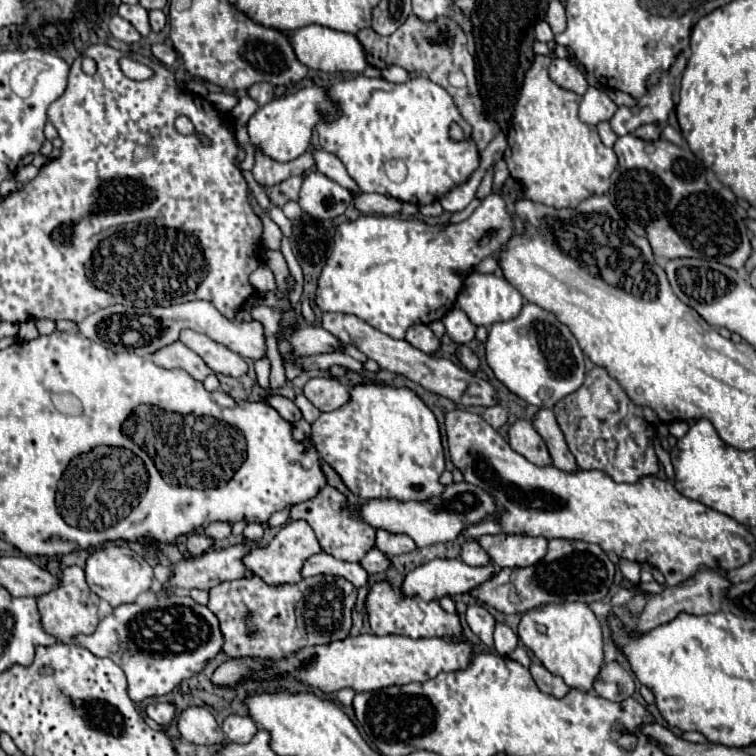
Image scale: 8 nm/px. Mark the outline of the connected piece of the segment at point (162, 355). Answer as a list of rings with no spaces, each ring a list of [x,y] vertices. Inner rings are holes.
[[[173,342],[161,348],[159,352],[153,354],[153,362],[159,364],[161,368],[181,368],[199,382],[203,382],[209,374],[213,374],[213,370],[201,360],[201,356],[189,350],[183,342]]]

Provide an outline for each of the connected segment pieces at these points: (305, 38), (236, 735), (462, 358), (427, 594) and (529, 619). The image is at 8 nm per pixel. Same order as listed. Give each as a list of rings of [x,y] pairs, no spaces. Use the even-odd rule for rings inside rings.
[[[311,24],[305,28],[299,28],[295,32],[287,32],[291,38],[291,46],[297,54],[297,58],[313,70],[323,70],[323,72],[357,72],[361,74],[367,66],[365,60],[365,52],[363,46],[359,44],[359,40],[353,34],[347,32],[337,32],[319,24]]]
[[[229,716],[223,724],[221,724],[221,730],[225,732],[225,736],[235,742],[235,744],[247,744],[255,732],[257,732],[257,726],[251,718],[247,716]]]
[[[461,346],[459,352],[457,352],[457,356],[459,356],[459,362],[461,362],[461,366],[465,370],[469,370],[469,372],[477,372],[479,370],[479,358],[471,352],[471,348]]]
[[[437,558],[437,560],[431,560],[431,562],[427,562],[427,564],[423,564],[423,566],[411,570],[411,572],[405,576],[405,580],[403,580],[399,592],[401,592],[403,596],[419,596],[421,600],[431,602],[431,600],[441,600],[441,598],[447,596],[447,594],[449,594],[449,596],[465,594],[465,592],[473,590],[475,586],[479,586],[483,580],[491,578],[493,574],[495,574],[495,566],[493,566],[493,564],[475,568],[475,566],[469,566],[469,564],[461,562],[459,558],[455,558],[455,560]]]
[[[561,602],[533,608],[523,614],[517,634],[521,642],[541,660],[541,664],[551,674],[563,678],[571,690],[593,690],[593,682],[603,666],[603,634],[597,616],[587,604]]]

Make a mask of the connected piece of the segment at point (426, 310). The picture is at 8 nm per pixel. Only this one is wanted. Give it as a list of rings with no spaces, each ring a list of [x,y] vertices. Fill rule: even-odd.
[[[505,160],[495,162],[495,194],[485,198],[465,222],[447,226],[445,230],[415,220],[371,214],[339,224],[333,252],[317,280],[315,304],[323,312],[353,314],[391,338],[405,338],[407,328],[413,324],[441,320],[453,308],[463,280],[473,266],[501,248],[513,232],[511,214],[499,192],[507,178],[509,170]],[[487,230],[497,230],[497,234],[489,244],[479,246],[477,240]]]

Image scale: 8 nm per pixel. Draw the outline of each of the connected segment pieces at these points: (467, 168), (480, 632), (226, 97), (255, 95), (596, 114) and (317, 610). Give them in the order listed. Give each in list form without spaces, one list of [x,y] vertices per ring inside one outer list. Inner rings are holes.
[[[357,76],[353,80],[343,80],[343,82],[333,84],[327,90],[327,96],[337,106],[337,118],[321,120],[315,126],[315,130],[319,134],[319,144],[323,150],[339,156],[339,160],[345,164],[349,176],[367,194],[377,192],[383,196],[397,198],[401,202],[411,202],[411,204],[423,206],[433,200],[439,200],[447,190],[451,190],[459,184],[465,184],[479,166],[479,152],[469,138],[471,136],[469,122],[463,120],[463,116],[455,108],[455,102],[447,94],[447,90],[441,88],[439,84],[431,82],[427,76],[415,76],[403,84],[393,84],[393,82],[387,82],[385,78]],[[451,122],[457,122],[463,128],[467,142],[451,142],[451,138],[449,138]],[[393,158],[403,160],[409,170],[407,178],[401,184],[391,182],[385,174],[385,162],[393,160]]]
[[[473,604],[467,608],[467,624],[469,628],[473,630],[473,634],[489,648],[489,650],[495,650],[493,648],[493,630],[495,630],[495,618],[493,614],[487,610],[487,608],[481,608],[479,604]]]
[[[215,92],[215,94],[207,94],[207,100],[219,110],[219,112],[229,112],[235,104],[237,104],[237,96],[233,94],[225,94],[225,92]]]
[[[259,82],[259,84],[253,84],[249,90],[249,96],[257,102],[257,104],[267,104],[267,102],[271,102],[271,98],[273,98],[273,86],[269,84],[269,82]]]
[[[589,86],[579,106],[579,118],[587,124],[599,124],[603,120],[611,120],[611,116],[615,114],[615,108],[617,104],[607,96],[605,90]]]
[[[257,574],[249,578],[239,578],[231,582],[221,582],[209,590],[209,608],[219,616],[225,644],[223,652],[229,656],[269,656],[269,658],[283,658],[303,646],[315,644],[329,644],[331,640],[343,640],[349,636],[351,630],[351,610],[357,600],[357,588],[341,578],[341,576],[327,576],[319,574],[313,578],[305,578],[297,584],[279,584],[271,586],[263,582]]]

